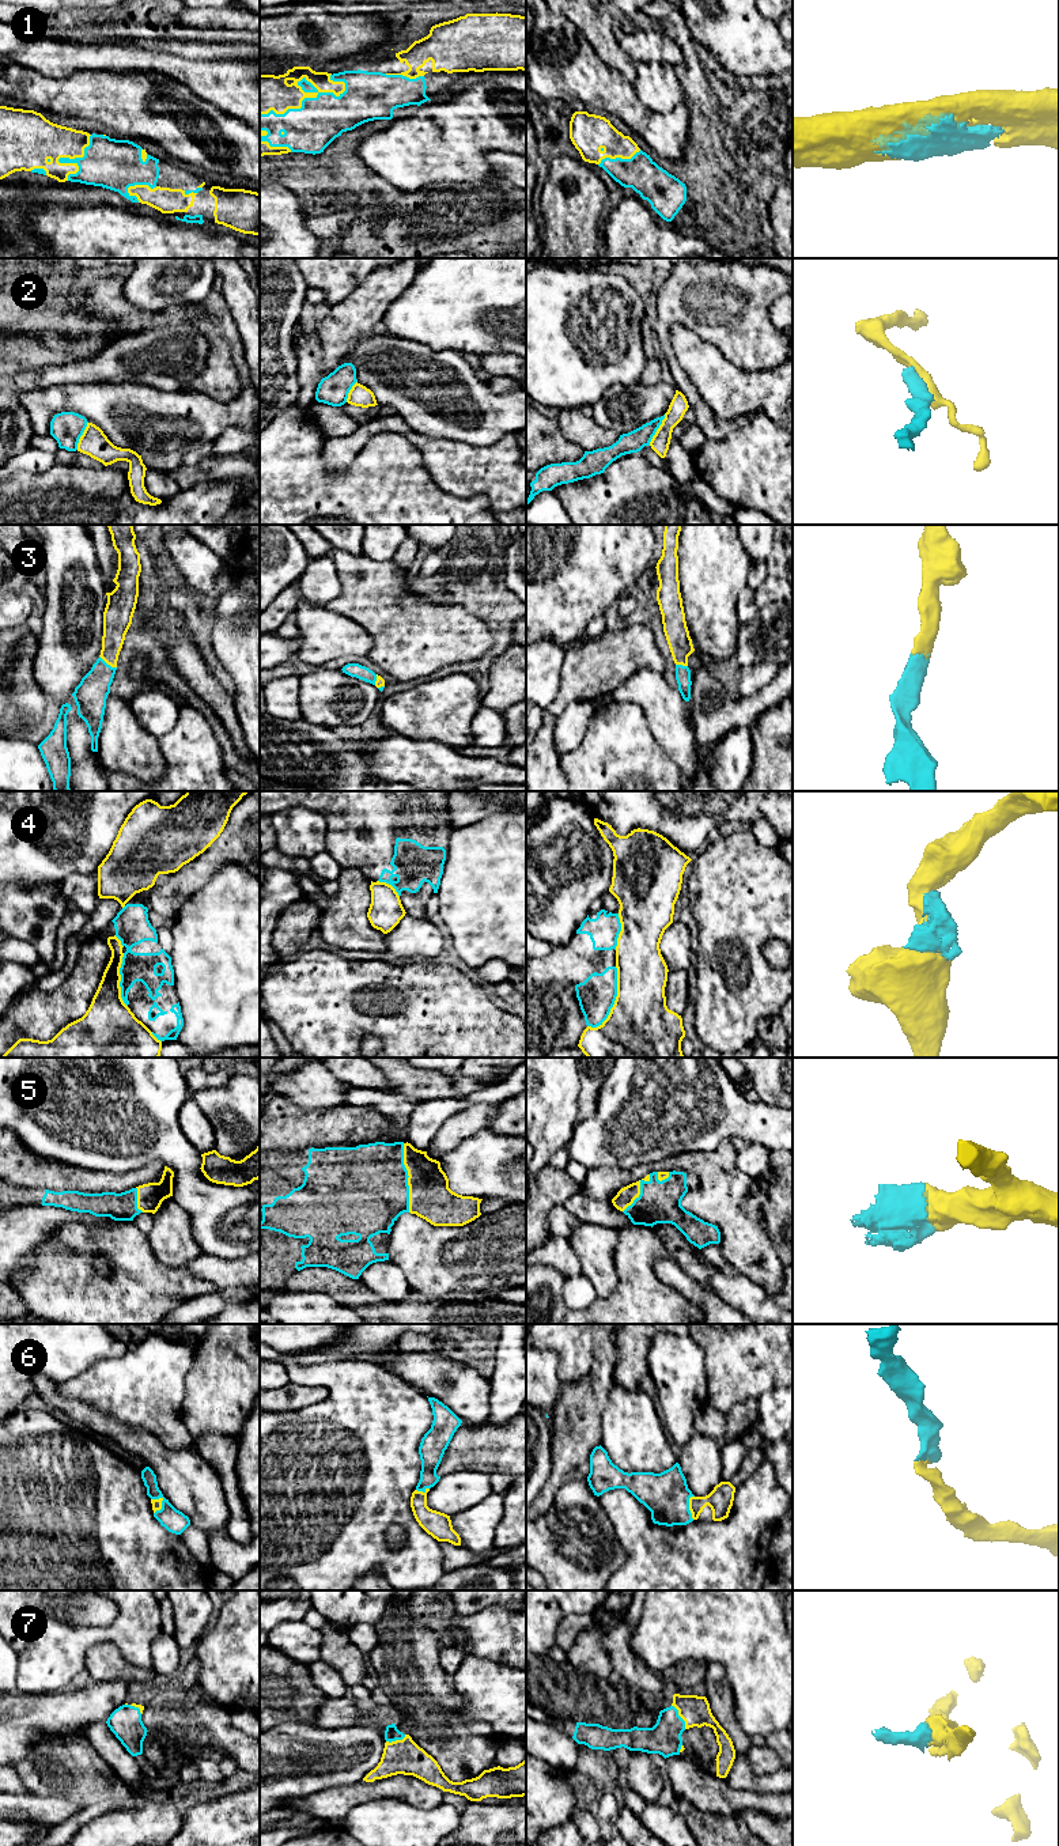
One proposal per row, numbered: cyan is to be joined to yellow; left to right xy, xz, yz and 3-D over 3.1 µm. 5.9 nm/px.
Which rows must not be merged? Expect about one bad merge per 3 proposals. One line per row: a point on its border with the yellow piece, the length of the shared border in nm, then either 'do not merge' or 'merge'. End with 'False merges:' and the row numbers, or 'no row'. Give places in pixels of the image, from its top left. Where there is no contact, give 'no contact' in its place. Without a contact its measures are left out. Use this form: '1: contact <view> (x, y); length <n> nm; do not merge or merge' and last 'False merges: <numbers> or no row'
1: contact xz (303, 98); length 550 nm; merge
2: contact yz (657, 430); length 200 nm; do not merge
3: contact xy (108, 664); length 130 nm; merge
4: contact yz (615, 1002); length 400 nm; do not merge
5: contact xz (408, 1177); length 400 nm; merge
6: contact xy (161, 1506); length 120 nm; merge
7: contact yz (680, 1716); length 170 nm; merge
False merges: 2, 4

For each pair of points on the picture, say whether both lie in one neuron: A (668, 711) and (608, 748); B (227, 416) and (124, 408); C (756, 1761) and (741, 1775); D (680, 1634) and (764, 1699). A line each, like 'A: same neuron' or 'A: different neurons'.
A: different neurons
B: same neuron
C: different neurons
D: same neuron

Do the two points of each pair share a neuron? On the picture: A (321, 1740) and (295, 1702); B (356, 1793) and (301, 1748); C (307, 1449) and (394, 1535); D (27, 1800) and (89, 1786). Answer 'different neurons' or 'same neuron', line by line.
A: different neurons
B: different neurons
C: different neurons
D: different neurons

